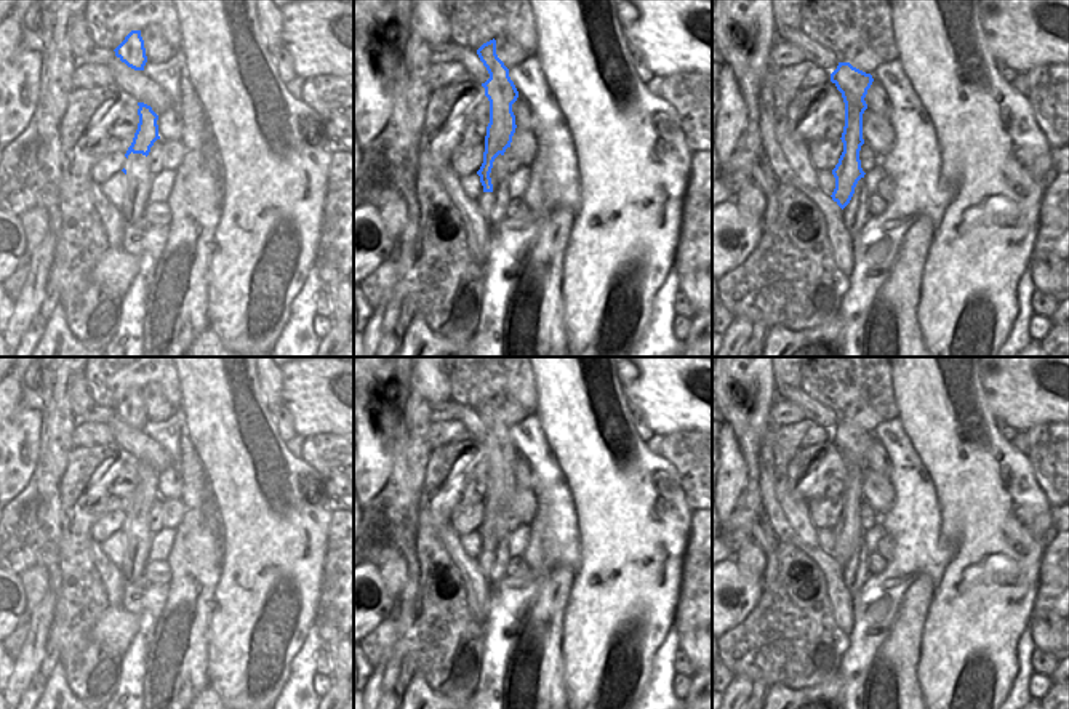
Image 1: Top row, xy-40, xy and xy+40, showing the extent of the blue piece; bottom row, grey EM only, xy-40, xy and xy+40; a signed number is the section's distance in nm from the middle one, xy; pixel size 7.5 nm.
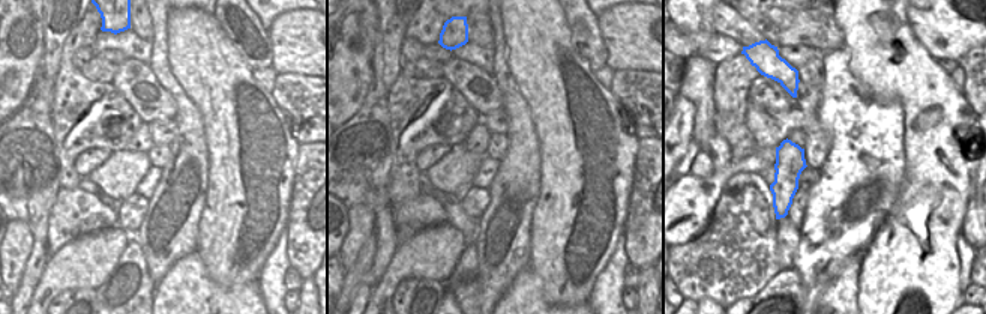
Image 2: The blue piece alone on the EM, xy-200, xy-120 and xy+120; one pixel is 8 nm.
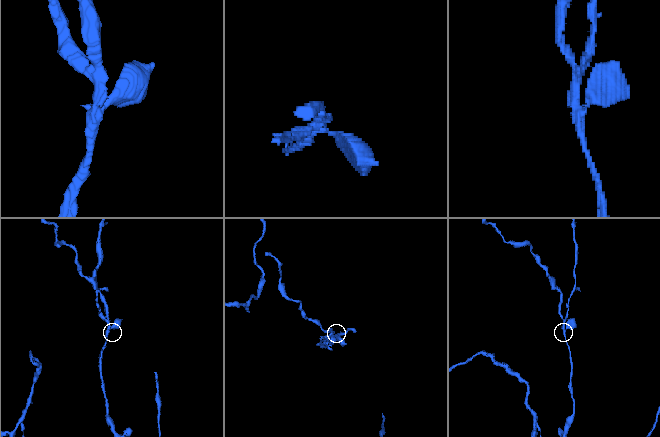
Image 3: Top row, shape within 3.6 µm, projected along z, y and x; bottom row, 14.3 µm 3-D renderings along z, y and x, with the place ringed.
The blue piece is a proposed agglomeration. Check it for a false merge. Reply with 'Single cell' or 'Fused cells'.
Fused cells.

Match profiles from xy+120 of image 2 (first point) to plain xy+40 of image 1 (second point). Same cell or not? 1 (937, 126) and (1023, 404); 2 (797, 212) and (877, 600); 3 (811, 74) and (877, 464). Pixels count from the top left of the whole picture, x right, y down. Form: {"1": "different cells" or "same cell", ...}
{"1": "different cells", "2": "different cells", "3": "same cell"}

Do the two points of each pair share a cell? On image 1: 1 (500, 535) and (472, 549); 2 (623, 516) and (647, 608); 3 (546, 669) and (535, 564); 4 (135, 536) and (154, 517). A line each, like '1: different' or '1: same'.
1: different
2: same
3: same
4: different

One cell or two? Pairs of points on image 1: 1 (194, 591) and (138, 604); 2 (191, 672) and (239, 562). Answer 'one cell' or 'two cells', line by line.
1: two cells
2: two cells

